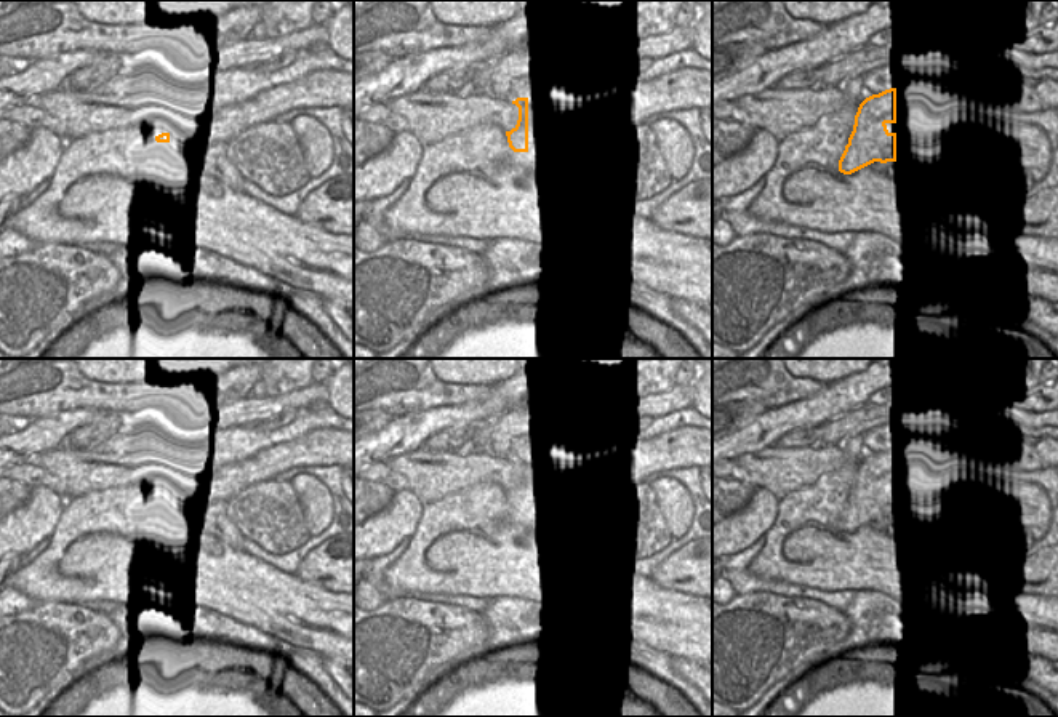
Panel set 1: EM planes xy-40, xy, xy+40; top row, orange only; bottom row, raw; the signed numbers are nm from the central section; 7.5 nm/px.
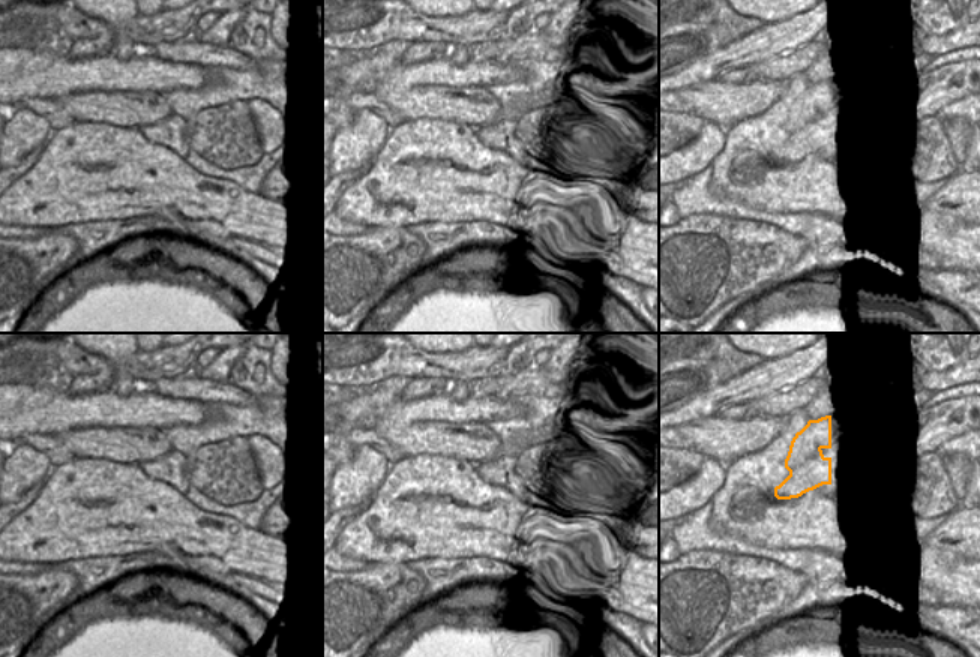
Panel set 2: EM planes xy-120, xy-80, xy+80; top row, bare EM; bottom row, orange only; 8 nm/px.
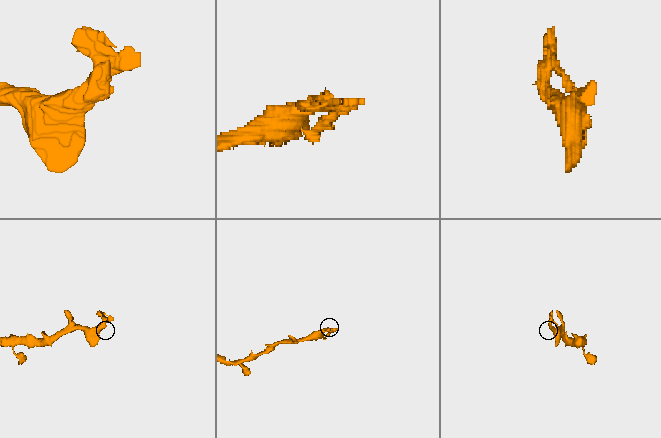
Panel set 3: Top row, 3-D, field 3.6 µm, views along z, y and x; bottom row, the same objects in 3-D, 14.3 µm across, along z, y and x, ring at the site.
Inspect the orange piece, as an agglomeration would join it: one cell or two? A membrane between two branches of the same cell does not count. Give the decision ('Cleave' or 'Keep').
Cleave

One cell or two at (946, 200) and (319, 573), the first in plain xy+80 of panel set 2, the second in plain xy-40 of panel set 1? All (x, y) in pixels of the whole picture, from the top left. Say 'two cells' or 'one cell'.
one cell

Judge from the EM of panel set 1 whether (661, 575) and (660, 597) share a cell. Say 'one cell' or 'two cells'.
two cells

